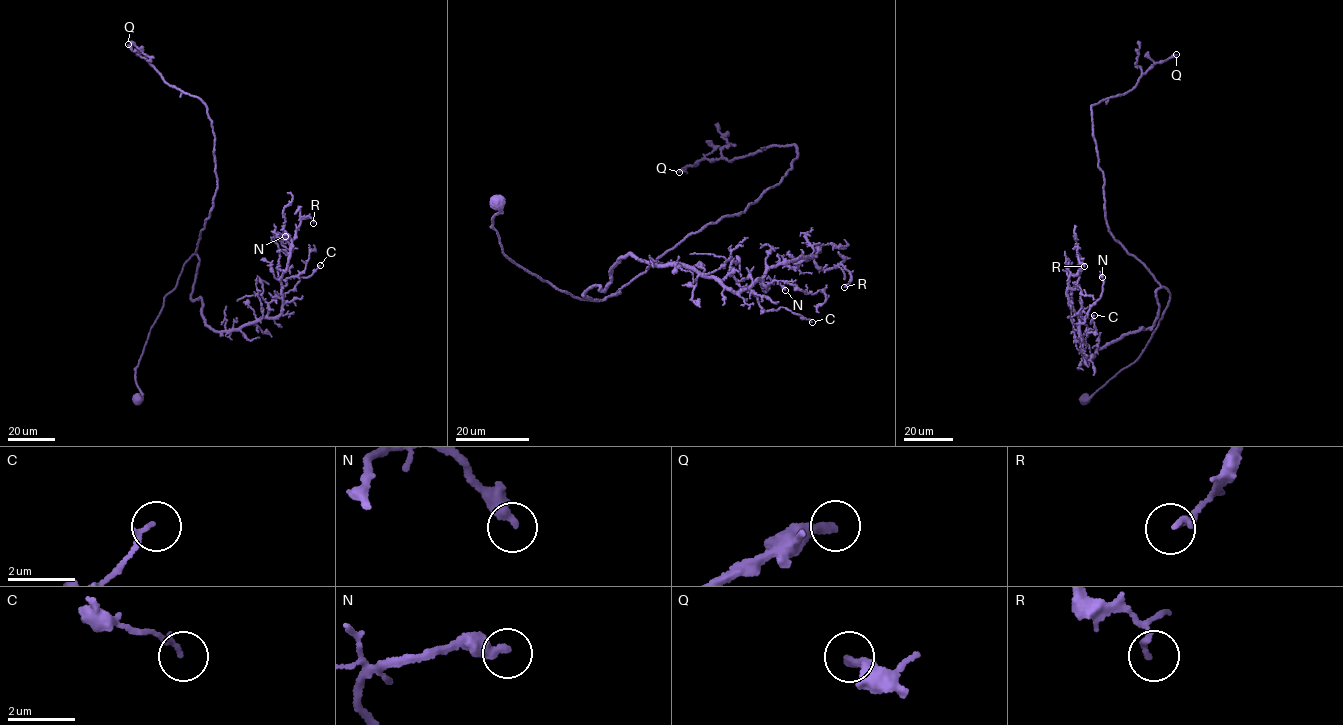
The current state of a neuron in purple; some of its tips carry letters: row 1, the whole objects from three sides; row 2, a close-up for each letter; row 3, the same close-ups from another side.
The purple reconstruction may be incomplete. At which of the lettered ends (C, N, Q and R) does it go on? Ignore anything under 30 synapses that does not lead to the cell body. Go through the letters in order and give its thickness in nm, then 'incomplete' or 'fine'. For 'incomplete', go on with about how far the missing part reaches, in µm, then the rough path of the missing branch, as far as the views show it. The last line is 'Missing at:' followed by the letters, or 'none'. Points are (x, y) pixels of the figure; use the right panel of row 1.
C: calibre 160 nm; fine
N: calibre 420 nm; fine
Q: calibre 240 nm; incomplete; missing 25 µm; course (1176, 54), (1185, 40), (1174, 11)
R: calibre 140 nm; fine
Missing at: Q

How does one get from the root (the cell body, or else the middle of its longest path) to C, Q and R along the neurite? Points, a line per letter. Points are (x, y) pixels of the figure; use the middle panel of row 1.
C: (498, 200), (503, 253), (580, 299), (619, 293), (584, 295), (629, 254), (732, 273), (762, 309), (812, 322)
Q: (498, 200), (505, 256), (602, 300), (691, 233), (745, 211), (798, 155), (771, 145), (679, 172)
R: (498, 200), (503, 253), (580, 299), (619, 293), (584, 295), (629, 254), (733, 292), (813, 254), (844, 287)

